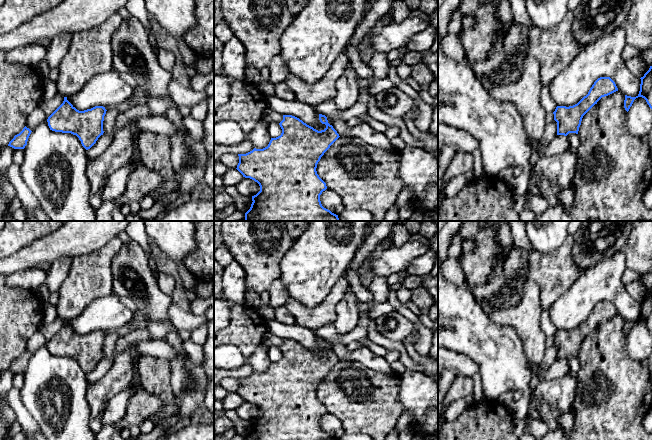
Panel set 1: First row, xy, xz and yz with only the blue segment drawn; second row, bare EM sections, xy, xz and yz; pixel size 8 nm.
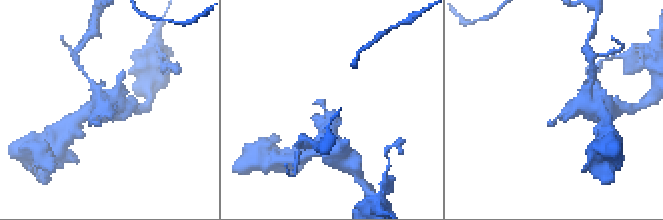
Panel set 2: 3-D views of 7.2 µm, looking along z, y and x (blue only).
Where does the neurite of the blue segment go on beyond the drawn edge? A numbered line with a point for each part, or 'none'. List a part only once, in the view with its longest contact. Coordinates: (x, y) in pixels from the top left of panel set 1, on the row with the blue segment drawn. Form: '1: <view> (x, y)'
none

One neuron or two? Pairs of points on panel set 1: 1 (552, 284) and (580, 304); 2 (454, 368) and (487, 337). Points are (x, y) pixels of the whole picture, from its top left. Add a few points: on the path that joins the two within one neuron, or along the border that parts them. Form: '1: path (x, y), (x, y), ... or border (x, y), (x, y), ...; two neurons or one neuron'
1: border (580, 276), (548, 310); two neurons
2: border (448, 348), (469, 356), (478, 365), (479, 372); two neurons

